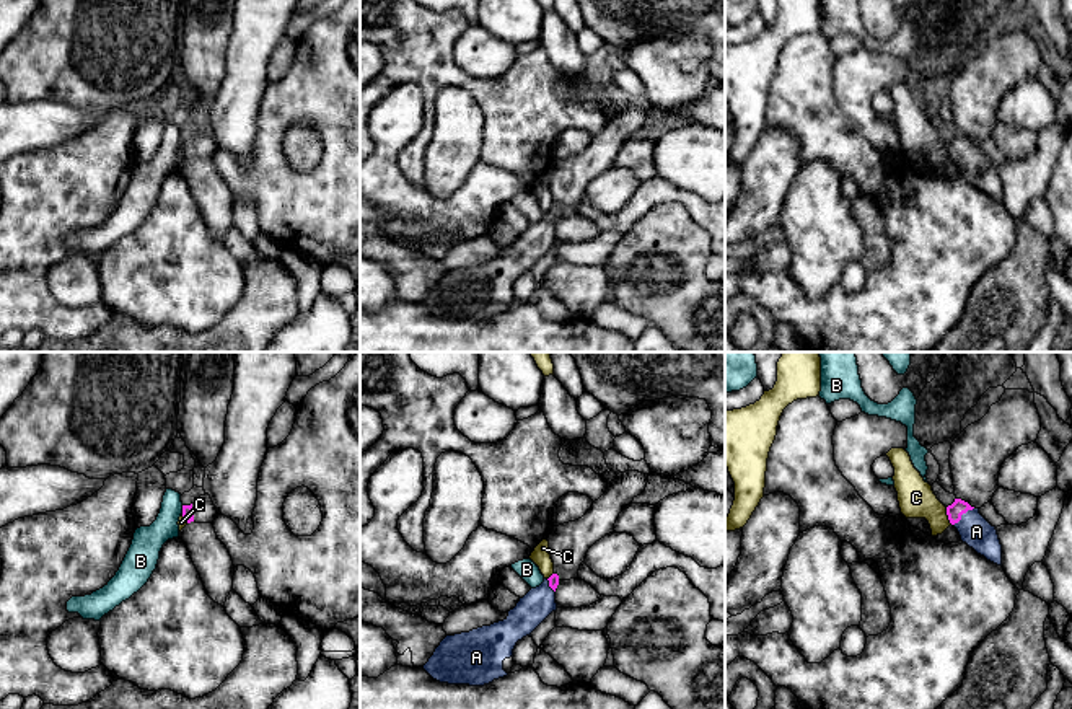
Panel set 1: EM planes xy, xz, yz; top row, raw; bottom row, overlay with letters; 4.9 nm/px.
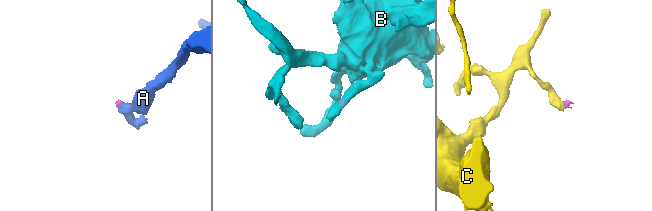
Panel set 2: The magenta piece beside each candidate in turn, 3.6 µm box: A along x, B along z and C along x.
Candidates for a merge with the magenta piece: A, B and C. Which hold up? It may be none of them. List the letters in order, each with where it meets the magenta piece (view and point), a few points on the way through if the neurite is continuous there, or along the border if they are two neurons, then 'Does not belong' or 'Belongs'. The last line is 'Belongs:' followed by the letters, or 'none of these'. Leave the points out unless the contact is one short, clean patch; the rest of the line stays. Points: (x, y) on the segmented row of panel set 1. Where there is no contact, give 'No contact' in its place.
A: Touches magenta at yz (962, 514). Path across: yz (958, 507), (962, 514), (976, 532). Belongs
B: Touches magenta at xy (183, 509). Boundary: xy (181, 506), (183, 512). Does not belong
C: Touches magenta at yz (947, 514). Boundary: yz (945, 507), (947, 519), (952, 524). Does not belong
Belongs: A

